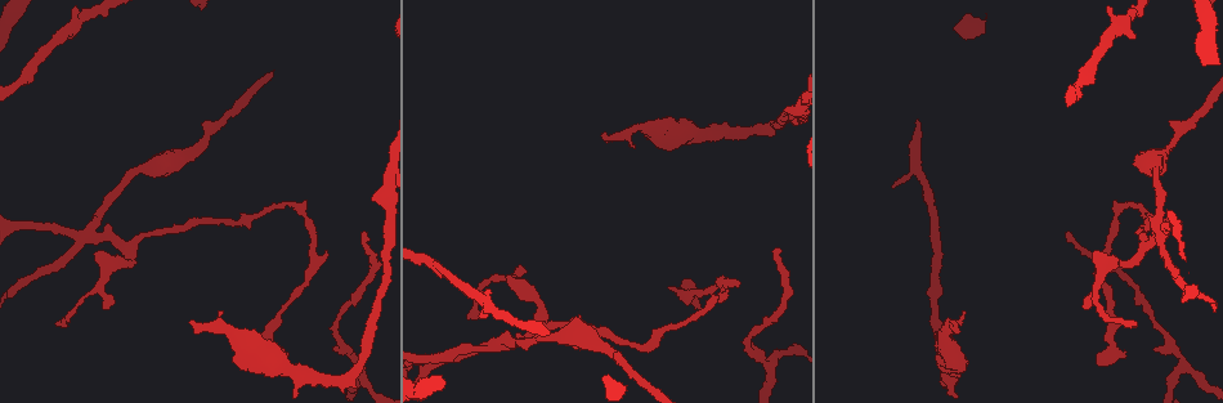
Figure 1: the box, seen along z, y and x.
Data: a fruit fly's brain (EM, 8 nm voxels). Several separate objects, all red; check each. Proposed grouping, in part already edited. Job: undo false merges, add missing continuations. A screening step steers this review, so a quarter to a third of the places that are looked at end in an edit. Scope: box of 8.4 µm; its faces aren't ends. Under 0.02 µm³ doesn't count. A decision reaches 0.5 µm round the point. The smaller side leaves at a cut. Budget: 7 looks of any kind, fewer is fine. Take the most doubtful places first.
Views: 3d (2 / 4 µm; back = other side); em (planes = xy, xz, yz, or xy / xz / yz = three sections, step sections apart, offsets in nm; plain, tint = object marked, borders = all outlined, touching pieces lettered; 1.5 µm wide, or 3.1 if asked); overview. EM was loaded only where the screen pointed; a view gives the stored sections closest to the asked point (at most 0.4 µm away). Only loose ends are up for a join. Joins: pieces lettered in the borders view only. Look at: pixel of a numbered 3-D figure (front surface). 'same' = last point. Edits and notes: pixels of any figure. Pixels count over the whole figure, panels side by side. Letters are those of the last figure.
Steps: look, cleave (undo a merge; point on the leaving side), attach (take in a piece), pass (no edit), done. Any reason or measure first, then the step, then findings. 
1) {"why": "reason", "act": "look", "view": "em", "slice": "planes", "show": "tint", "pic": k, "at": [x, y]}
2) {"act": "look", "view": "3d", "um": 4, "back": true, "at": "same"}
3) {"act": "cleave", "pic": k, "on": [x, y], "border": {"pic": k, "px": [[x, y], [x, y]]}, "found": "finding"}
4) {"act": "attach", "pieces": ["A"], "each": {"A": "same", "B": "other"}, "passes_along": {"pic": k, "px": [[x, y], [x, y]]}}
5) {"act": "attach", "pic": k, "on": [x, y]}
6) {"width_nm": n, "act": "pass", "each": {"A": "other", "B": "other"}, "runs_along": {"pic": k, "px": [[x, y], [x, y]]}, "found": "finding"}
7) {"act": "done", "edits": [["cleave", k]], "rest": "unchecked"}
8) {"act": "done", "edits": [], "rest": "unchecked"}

{"why": "branch stops here", "act": "look", "view": "3d", "um": 2, "pic": 1, "at": [952, 320]}

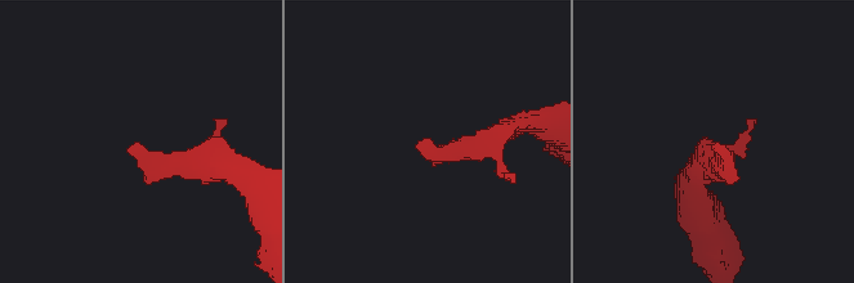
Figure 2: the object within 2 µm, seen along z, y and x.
{"act": "look", "view": "em", "slice": "yz", "step": 8, "show": "borders", "pic": 2, "at": [139, 141]}

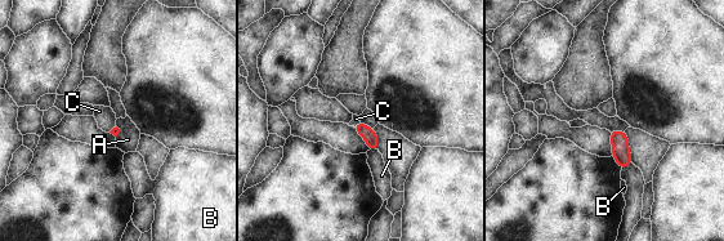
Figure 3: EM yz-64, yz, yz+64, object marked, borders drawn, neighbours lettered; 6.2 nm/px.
{"why": "cut it another way", "act": "look", "view": "em", "slice": "planes", "show": "borders", "at": "same"}

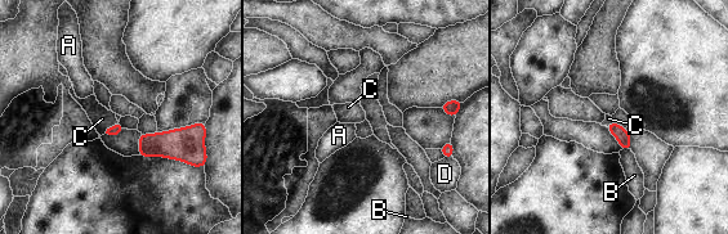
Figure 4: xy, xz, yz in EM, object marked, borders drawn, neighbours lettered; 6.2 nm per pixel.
{"act": "attach", "pieces": ["C"], "each": {"A": "other", "B": "other", "C": "same", "D": "other"}, "found": "the neuron continues"}

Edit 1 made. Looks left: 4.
{"why": "see it whole again", "act": "look", "view": "overview"}

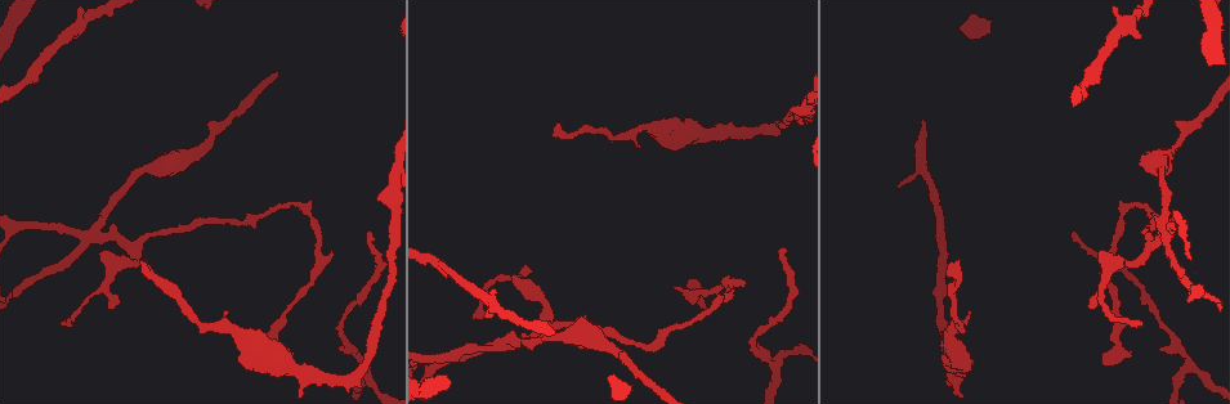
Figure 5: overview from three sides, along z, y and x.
{"why": "an open end", "act": "look", "view": "3d", "um": 2, "pic": 5, "at": [1102, 359]}

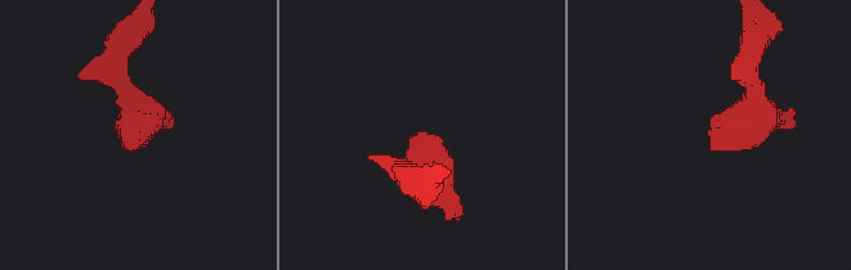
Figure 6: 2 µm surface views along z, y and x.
{"why": "shape alone is not enough", "act": "look", "view": "em", "slice": "planes", "show": "borders", "pic": 6, "at": [709, 140]}

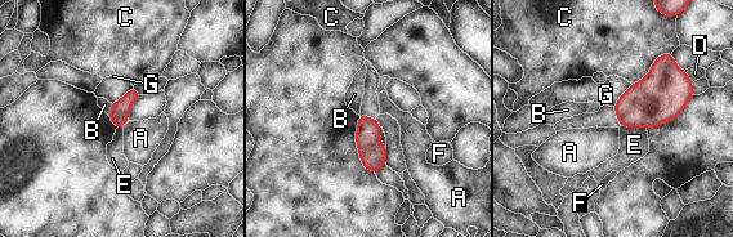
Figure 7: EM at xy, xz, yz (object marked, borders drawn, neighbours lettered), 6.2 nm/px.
{"act": "pass", "each": {"A": "other", "B": "other", "C": "other", "D": "other", "E": "other", "F": "other", "G": "other"}, "border": {"pic": 7, "px": [[111, 103], [108, 115]]}, "found": "no lettered piece goes on from it"}

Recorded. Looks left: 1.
{"act": "done", "edits": [["attach", 4]], "rest": "unchecked"}

